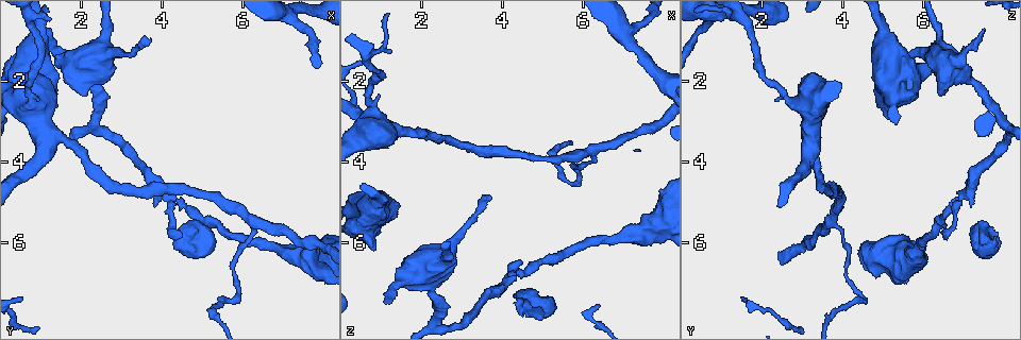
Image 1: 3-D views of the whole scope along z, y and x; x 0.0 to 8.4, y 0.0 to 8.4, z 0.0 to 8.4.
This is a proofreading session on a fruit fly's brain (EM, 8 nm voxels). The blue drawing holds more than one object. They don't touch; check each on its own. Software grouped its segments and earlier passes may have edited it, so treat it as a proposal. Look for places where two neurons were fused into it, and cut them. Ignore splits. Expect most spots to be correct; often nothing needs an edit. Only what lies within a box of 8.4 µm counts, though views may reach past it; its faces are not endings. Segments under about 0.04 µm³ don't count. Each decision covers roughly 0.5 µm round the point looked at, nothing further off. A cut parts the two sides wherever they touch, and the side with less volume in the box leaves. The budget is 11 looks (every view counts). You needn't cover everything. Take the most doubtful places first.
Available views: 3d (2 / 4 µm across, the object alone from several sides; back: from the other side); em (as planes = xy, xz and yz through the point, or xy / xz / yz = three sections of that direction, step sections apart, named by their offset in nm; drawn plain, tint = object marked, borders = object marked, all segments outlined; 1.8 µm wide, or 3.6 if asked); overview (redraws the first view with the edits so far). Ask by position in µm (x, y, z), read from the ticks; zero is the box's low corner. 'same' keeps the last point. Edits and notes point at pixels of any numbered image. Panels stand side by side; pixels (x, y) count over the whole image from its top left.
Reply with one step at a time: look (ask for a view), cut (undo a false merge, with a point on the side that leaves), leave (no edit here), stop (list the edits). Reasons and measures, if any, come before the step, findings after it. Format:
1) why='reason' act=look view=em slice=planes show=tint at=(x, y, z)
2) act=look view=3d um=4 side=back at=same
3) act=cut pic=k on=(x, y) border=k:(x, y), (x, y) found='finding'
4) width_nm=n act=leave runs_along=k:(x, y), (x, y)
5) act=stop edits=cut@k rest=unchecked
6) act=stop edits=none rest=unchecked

why='arms part here' act=look view=em slice=planes show=tint at=(6.25, 5.50, 3.75)

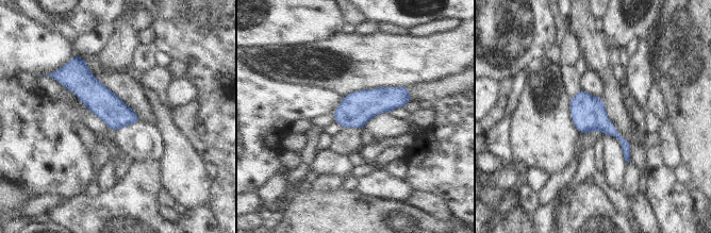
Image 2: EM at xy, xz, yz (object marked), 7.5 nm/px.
act=leave runs_along=2:(63, 82), (136, 118) found='continuous, no second neuron'

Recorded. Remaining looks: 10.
why='sharp bend' act=look view=em um=3.6 slice=planes show=borders at=(5.90, 7.25, 4.50)

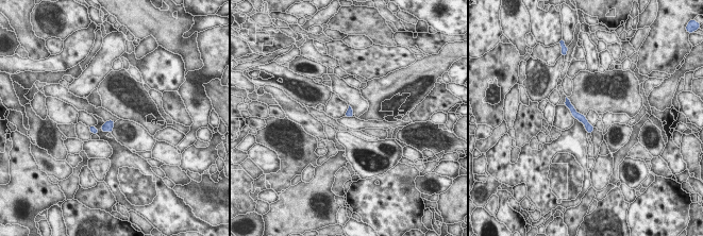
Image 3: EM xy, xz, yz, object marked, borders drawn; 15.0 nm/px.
width_nm=100 act=leave runs_along=3:(567, 102), (587, 124), (589, 131) found='continuous, no second neuron'

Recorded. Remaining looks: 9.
act=look view=3d um=4 side=back at=(1.20, 3.25, 3.25)

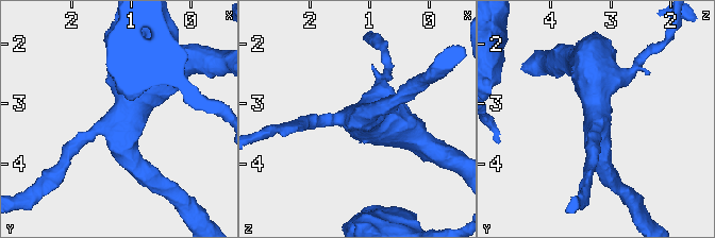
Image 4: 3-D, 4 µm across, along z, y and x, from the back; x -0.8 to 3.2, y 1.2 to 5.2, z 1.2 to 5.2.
arms=3 arm_widths_nm=220,340,750 act=look view=em um=3.6 slice=planes show=tint at=(1.20, 3.25, 3.25)

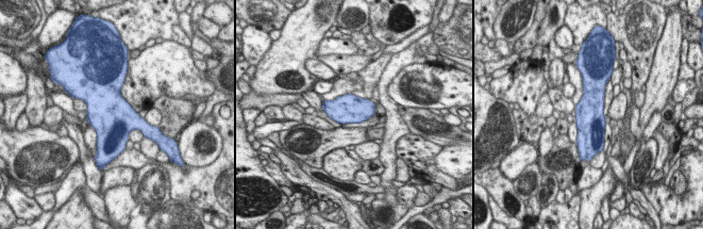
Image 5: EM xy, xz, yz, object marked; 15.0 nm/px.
act=leave found='continuous, no second neuron'

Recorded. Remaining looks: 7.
why='thick turns thin' act=look view=3d um=4 side=back at=(2.30, 1.55, 6.50)

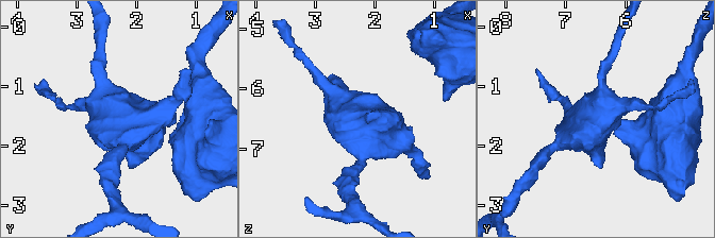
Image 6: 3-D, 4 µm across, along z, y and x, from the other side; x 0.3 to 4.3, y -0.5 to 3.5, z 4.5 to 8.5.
why='now the EM' act=look view=em slice=yz step=4 show=tint at=(2.35, 1.55, 6.50)

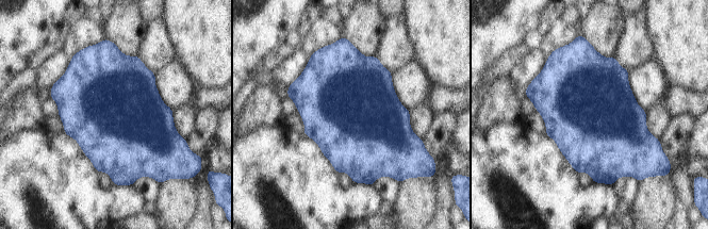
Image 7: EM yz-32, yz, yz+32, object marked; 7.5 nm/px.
act=leave found='continuous, no second neuron'

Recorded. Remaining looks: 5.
act=stop edits=none rest=unchecked

